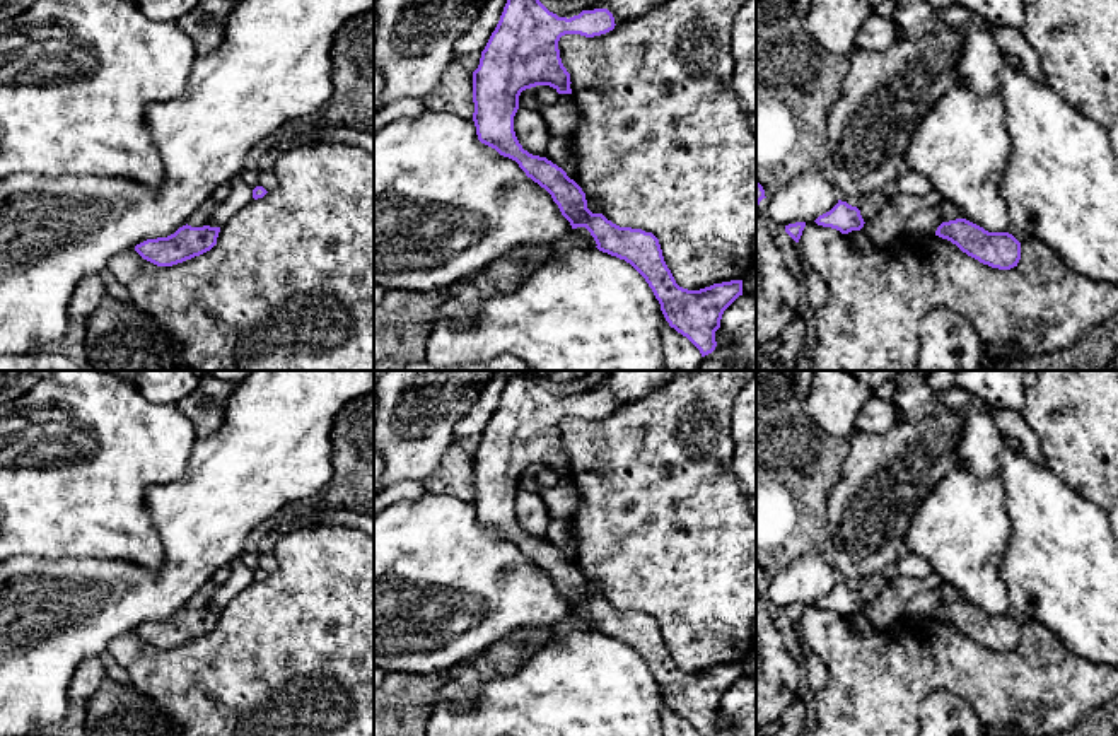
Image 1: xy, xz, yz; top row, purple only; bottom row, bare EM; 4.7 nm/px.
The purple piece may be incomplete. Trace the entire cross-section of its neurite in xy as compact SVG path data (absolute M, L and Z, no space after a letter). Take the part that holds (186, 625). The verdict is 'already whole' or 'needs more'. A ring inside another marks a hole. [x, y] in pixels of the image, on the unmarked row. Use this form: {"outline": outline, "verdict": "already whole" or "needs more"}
{"outline": "M183 608L167 620L147 622L135 634L157 649L172 649L210 634L217 627L220 610Z", "verdict": "already whole"}

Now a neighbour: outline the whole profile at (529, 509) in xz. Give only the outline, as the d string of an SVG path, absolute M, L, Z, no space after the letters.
M519 488L514 499L514 514L524 533L539 540L546 536L551 517L538 494Z

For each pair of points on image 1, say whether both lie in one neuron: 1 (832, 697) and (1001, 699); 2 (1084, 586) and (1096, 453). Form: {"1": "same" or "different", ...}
{"1": "same", "2": "different"}

